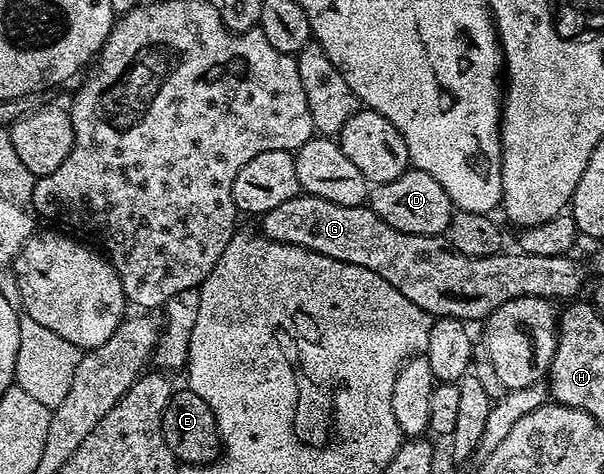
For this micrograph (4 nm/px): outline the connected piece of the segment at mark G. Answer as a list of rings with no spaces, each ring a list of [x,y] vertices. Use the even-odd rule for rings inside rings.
[[[299,195],[288,199],[288,203],[280,203],[280,207],[272,207],[272,211],[261,214],[260,221],[260,232],[270,241],[304,247],[313,253],[328,255],[332,259],[340,259],[344,263],[352,263],[368,271],[376,271],[376,275],[392,283],[392,287],[396,287],[396,291],[400,291],[400,295],[404,295],[406,301],[416,303],[416,307],[420,307],[434,319],[454,317],[463,323],[482,323],[501,305],[521,297],[543,297],[548,302],[553,302],[554,297],[574,299],[579,296],[578,288],[586,277],[585,267],[580,262],[573,261],[573,256],[570,255],[561,257],[503,251],[494,253],[491,257],[469,257],[447,247],[441,236],[425,237],[396,231],[396,227],[384,223],[384,219],[380,219],[380,215],[376,215],[366,205],[344,207],[340,203],[328,203],[328,199],[309,195]]]

